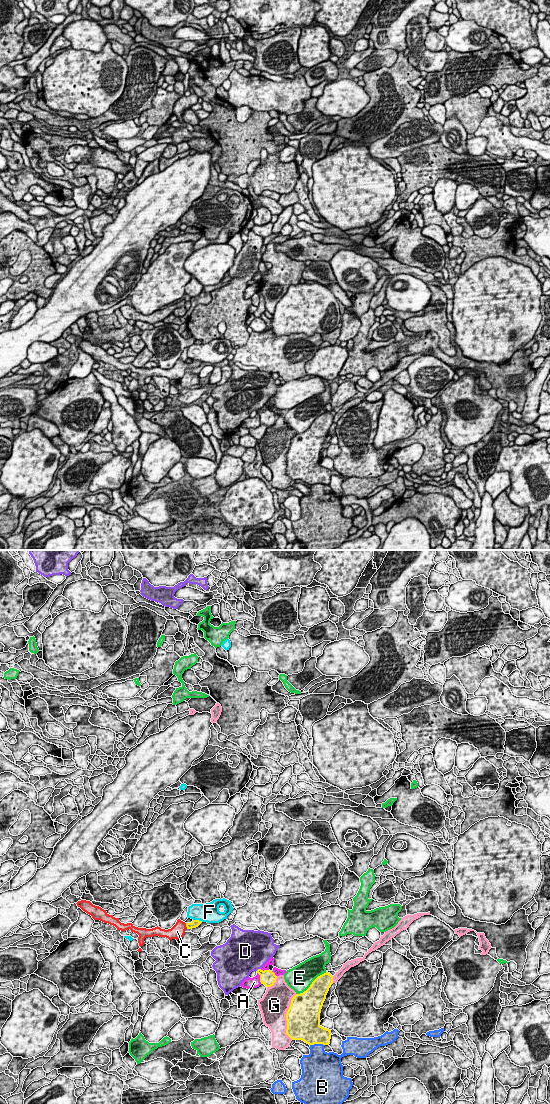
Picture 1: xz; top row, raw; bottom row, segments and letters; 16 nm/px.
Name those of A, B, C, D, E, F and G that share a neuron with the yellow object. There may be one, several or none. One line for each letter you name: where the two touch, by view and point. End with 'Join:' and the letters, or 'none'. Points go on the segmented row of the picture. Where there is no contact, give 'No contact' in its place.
C: Touches yellow at xz (186, 926)
Join: C

